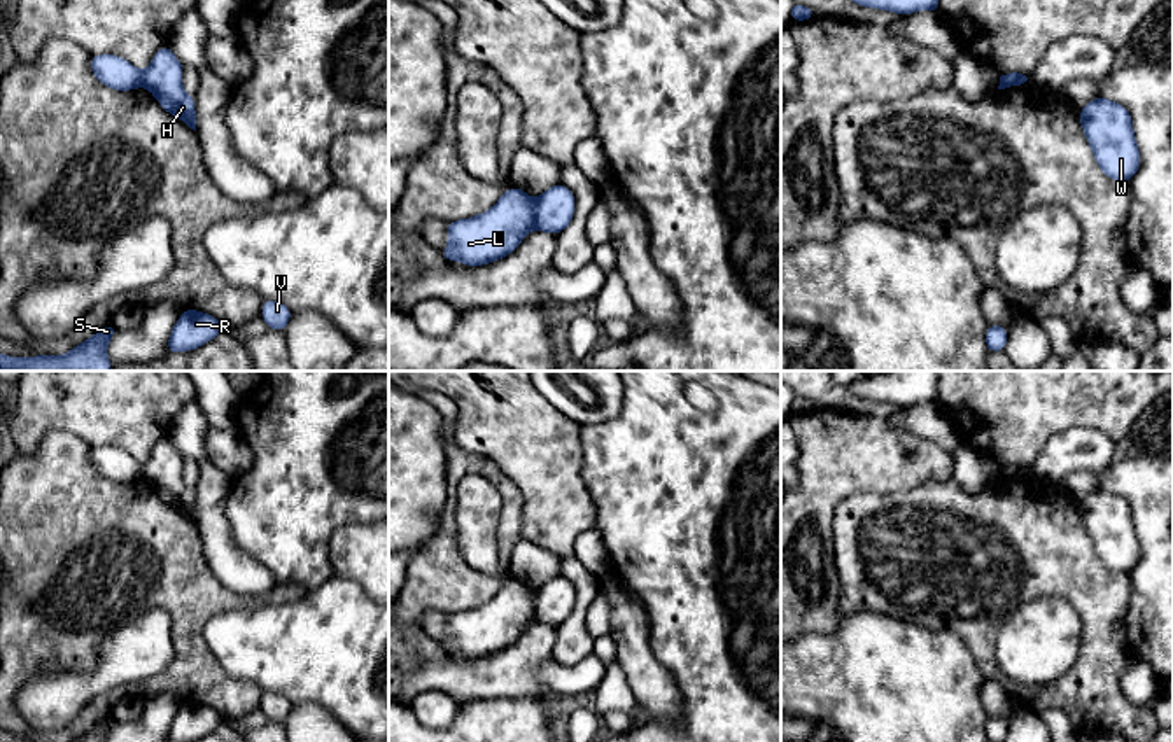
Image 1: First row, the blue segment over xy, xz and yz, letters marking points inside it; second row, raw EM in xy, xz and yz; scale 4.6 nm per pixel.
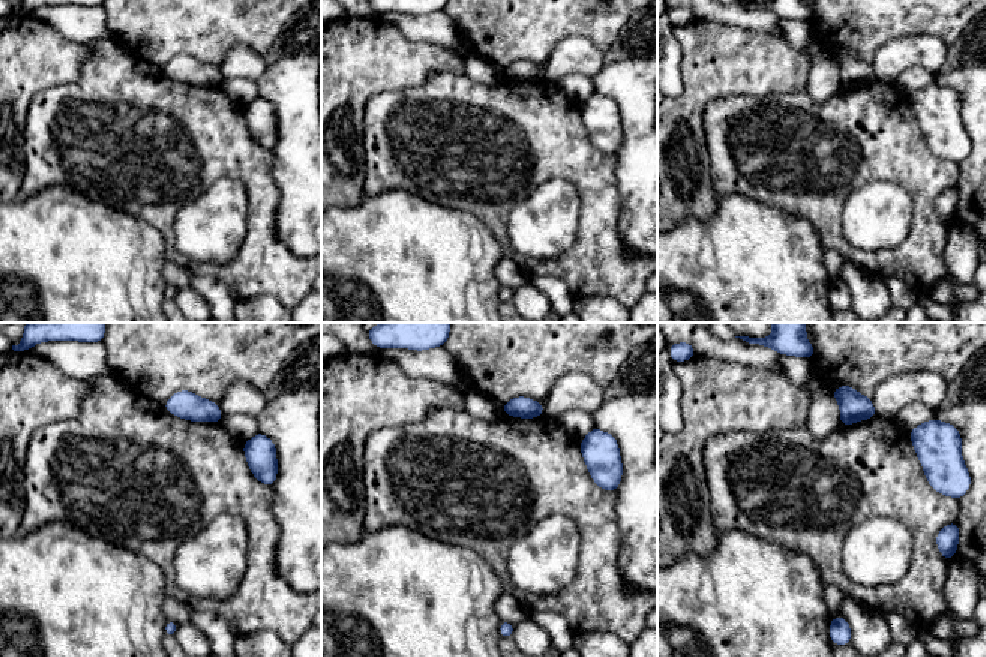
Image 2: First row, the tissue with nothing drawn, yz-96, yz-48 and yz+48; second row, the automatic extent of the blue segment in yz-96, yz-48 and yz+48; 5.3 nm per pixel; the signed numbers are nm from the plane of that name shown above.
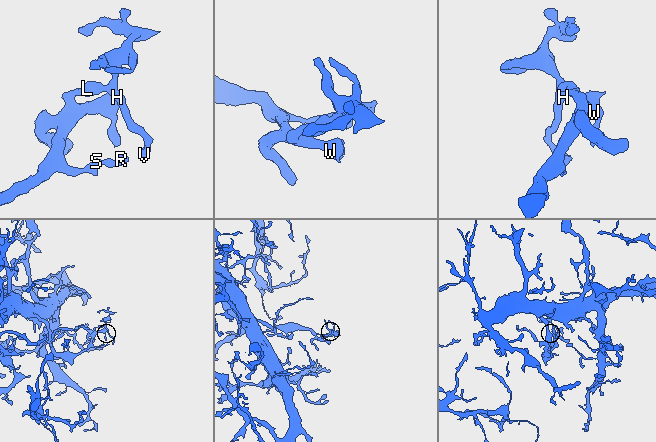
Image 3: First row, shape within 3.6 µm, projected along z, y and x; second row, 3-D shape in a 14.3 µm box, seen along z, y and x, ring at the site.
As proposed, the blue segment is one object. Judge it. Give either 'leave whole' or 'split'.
split

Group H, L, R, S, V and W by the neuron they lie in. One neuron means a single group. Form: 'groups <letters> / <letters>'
groups H V / L R S W

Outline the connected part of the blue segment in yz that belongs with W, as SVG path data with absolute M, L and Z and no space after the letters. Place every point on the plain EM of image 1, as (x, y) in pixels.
M1103 488L1078 502L1084 527L1101 564L1112 572L1129 574L1140 562L1129 502Z

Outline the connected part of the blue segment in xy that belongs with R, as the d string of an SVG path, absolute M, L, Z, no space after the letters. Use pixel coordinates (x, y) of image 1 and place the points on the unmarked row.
M191 700L182 702L168 730L168 742L194 742L222 723L224 718L215 709Z

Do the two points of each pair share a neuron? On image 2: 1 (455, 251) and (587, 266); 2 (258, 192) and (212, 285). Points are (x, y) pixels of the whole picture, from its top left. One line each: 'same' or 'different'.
1: different
2: different

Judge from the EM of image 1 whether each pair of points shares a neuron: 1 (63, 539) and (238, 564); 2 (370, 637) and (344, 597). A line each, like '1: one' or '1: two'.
1: two
2: one

